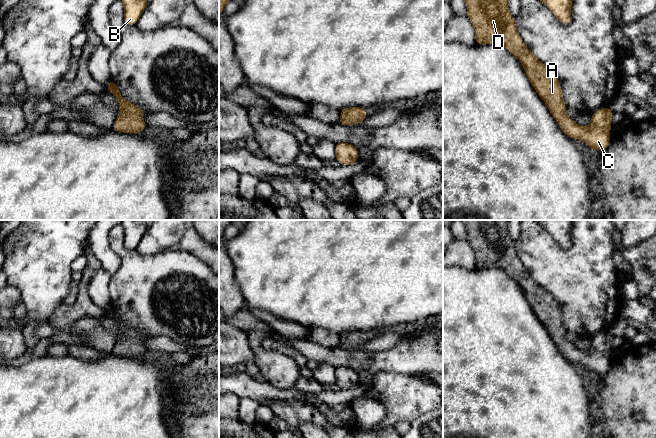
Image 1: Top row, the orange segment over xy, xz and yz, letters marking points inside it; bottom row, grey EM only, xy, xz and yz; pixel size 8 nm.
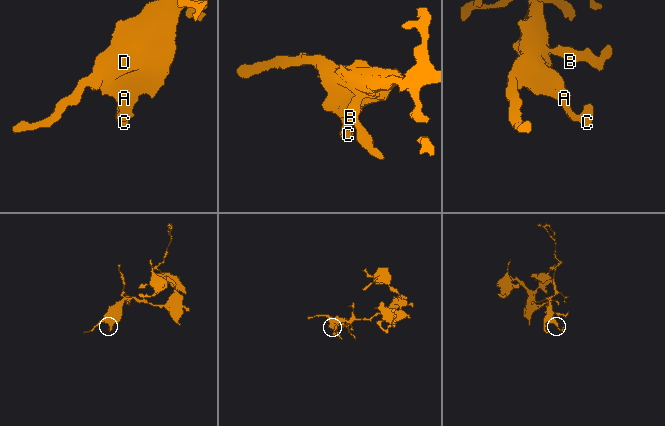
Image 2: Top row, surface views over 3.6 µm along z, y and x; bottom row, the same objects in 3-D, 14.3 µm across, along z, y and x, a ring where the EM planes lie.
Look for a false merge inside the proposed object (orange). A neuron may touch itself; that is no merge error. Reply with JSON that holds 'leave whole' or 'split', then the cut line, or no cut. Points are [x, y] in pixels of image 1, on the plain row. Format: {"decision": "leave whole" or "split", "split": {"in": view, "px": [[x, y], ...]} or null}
{"decision": "leave whole", "split": null}

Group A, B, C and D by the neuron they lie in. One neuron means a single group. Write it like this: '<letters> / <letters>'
A B C D

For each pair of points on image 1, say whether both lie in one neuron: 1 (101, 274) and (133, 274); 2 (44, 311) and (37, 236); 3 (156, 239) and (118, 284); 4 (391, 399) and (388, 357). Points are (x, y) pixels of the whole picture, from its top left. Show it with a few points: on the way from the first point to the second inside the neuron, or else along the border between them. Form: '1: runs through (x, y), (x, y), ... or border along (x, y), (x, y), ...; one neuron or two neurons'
1: border along (111, 276), (109, 283), (110, 300); two neurons
2: runs through (42, 292), (42, 255); one neuron
3: border along (135, 249), (143, 254), (156, 254), (166, 250); two neurons
4: border along (412, 376), (379, 372), (373, 377), (371, 386); two neurons

